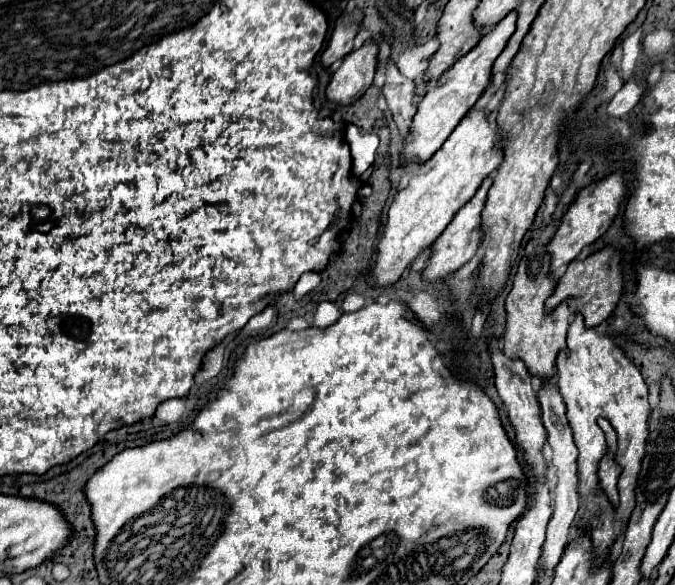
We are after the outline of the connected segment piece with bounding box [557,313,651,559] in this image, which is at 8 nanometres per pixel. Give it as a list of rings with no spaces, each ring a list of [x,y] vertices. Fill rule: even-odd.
[[[575,313],[575,319],[567,333],[567,351],[561,351],[557,357],[557,385],[567,405],[567,419],[579,447],[579,493],[581,493],[581,515],[575,521],[577,525],[591,527],[593,547],[597,557],[603,559],[607,549],[615,543],[621,533],[623,523],[629,519],[631,509],[635,507],[635,483],[641,469],[641,459],[645,455],[647,439],[647,417],[651,413],[647,401],[647,383],[641,377],[635,363],[625,355],[625,351],[615,343],[607,333],[597,333],[595,327],[587,327],[581,313]],[[605,417],[611,421],[619,435],[617,463],[623,467],[619,477],[621,505],[617,509],[599,493],[597,485],[597,465],[605,455],[607,445],[603,441],[603,431],[597,425],[597,419]]]

